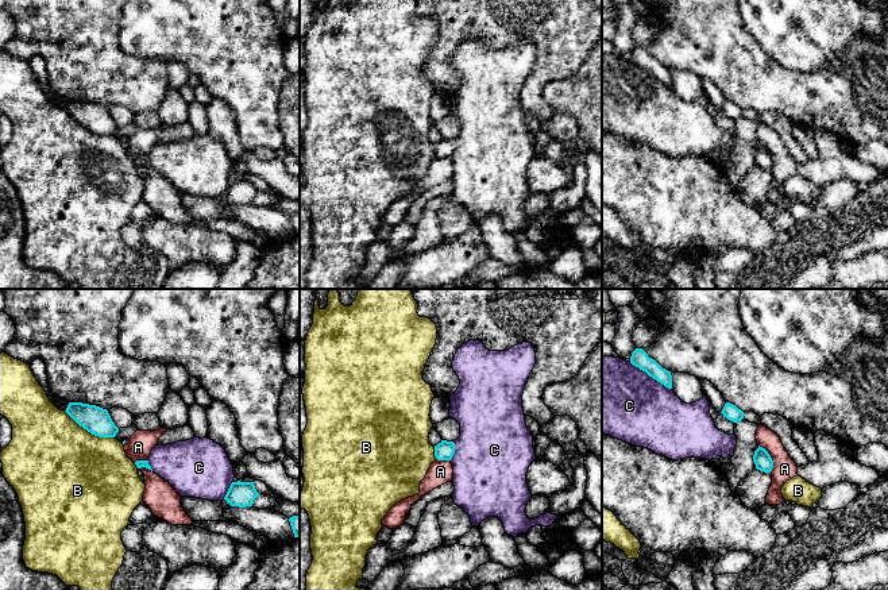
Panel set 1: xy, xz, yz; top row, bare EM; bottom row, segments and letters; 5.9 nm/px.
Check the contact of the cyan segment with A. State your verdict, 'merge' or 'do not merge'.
do not merge

